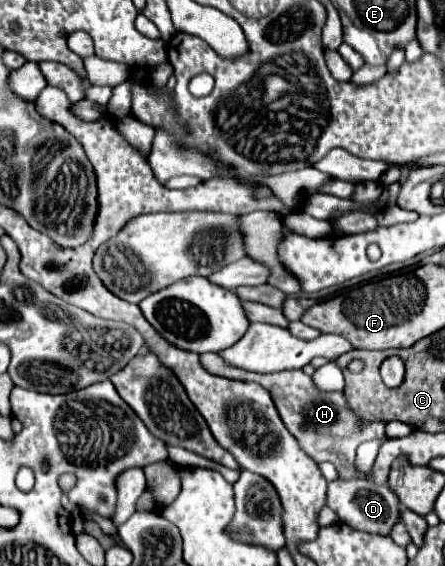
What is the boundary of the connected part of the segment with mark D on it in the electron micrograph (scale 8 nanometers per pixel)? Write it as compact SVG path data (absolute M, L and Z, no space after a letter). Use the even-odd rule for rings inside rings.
M332 481L328 483L328 507L340 517L342 523L346 523L352 529L368 531L368 533L380 533L388 535L390 527L398 521L398 499L386 485L376 487L370 481Z

